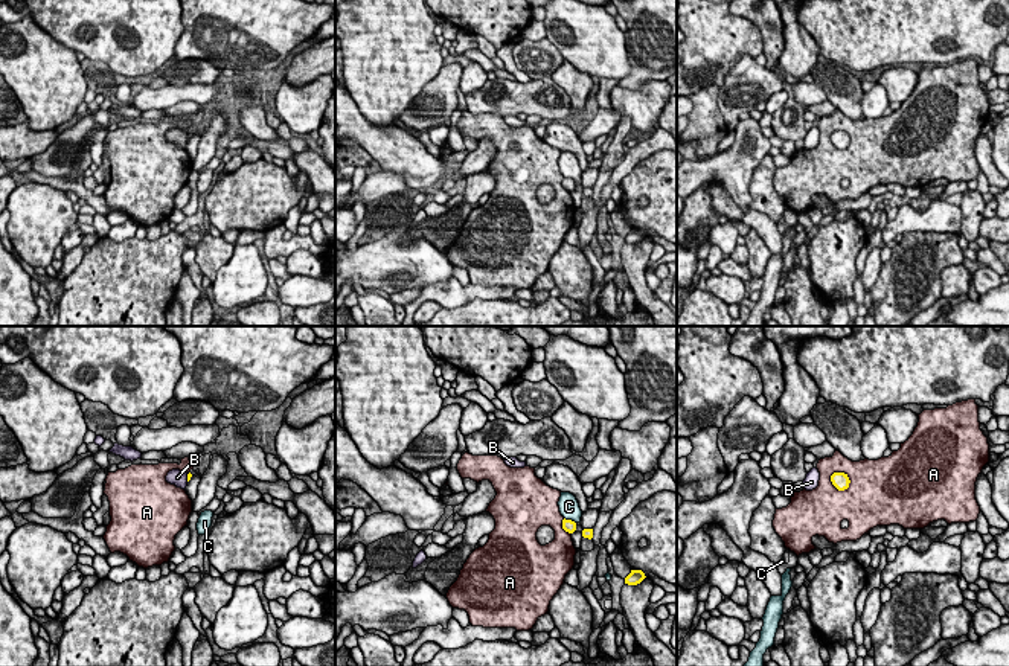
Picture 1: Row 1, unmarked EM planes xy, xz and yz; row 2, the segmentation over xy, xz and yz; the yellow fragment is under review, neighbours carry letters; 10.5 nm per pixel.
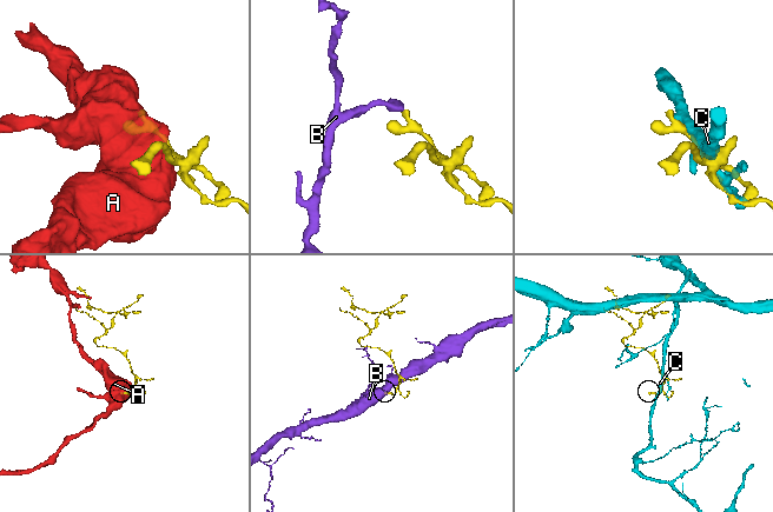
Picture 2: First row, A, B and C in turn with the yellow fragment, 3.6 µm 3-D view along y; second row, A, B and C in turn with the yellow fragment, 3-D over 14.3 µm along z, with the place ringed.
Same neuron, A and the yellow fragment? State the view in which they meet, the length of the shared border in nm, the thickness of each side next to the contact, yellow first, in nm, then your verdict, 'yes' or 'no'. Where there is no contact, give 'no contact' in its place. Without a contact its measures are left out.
meets yellow in yz; contact 260 nm long; 180 nm thick on the yellow side, 460 nm on the other; no

